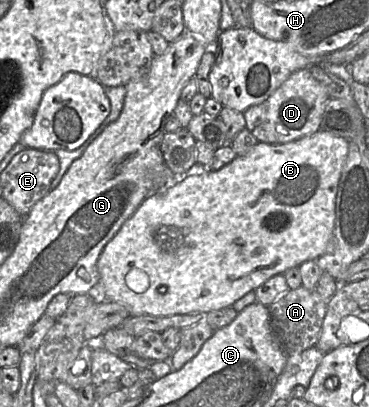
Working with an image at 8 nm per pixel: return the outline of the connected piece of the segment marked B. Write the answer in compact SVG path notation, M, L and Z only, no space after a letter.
M318 130L283 144L258 141L246 154L237 155L234 160L219 170L207 170L203 174L179 177L175 185L147 197L102 250L97 268L100 274L99 283L103 286L106 300L123 305L131 317L208 313L232 306L237 300L248 292L254 291L276 274L283 274L289 268L299 267L307 260L317 260L326 253L333 236L336 194L347 154L348 140L327 131Z

